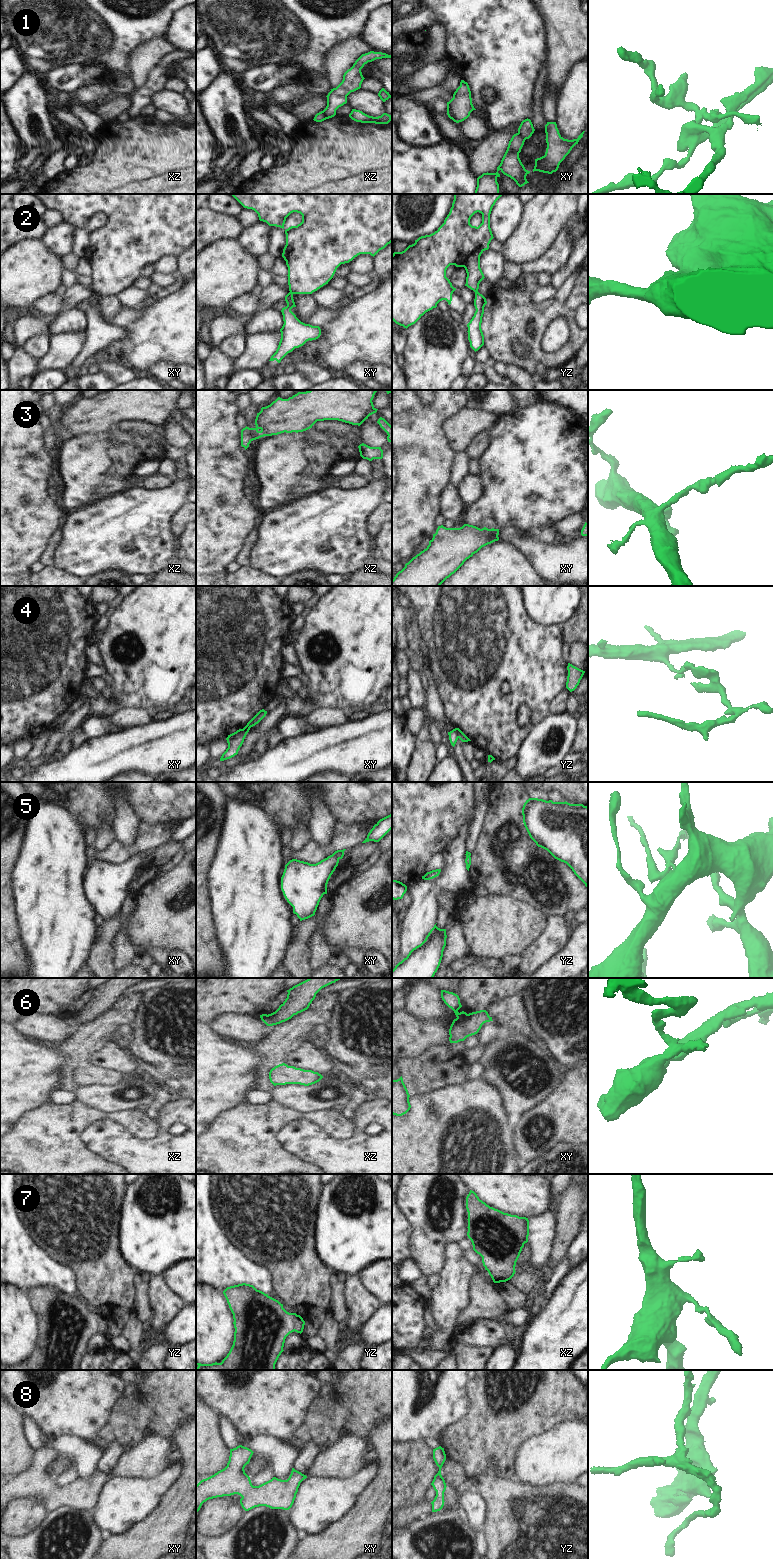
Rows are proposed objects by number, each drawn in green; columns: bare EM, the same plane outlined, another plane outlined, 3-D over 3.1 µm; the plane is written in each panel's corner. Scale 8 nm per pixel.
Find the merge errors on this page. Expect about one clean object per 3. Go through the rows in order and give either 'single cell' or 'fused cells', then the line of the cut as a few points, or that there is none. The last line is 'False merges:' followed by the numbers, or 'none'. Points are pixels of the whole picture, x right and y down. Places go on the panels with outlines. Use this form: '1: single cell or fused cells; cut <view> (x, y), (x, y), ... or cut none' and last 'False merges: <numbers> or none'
1: fused cells; cut xz (323, 110), (326, 118)
2: fused cells; cut xy (290, 291), (293, 293)
3: single cell; cut none
4: fused cells; cut yz (455, 728), (458, 737)
5: single cell; cut none
6: fused cells; cut xy (467, 1014), (457, 1018)
7: single cell; cut none
8: single cell; cut none
False merges: 1, 2, 4, 6

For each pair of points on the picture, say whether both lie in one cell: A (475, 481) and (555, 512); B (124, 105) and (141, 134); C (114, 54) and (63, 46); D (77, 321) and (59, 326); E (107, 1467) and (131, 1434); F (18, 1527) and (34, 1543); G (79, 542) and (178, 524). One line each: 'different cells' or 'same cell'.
A: different cells
B: different cells
C: different cells
D: same cell
E: different cells
F: different cells
G: different cells

